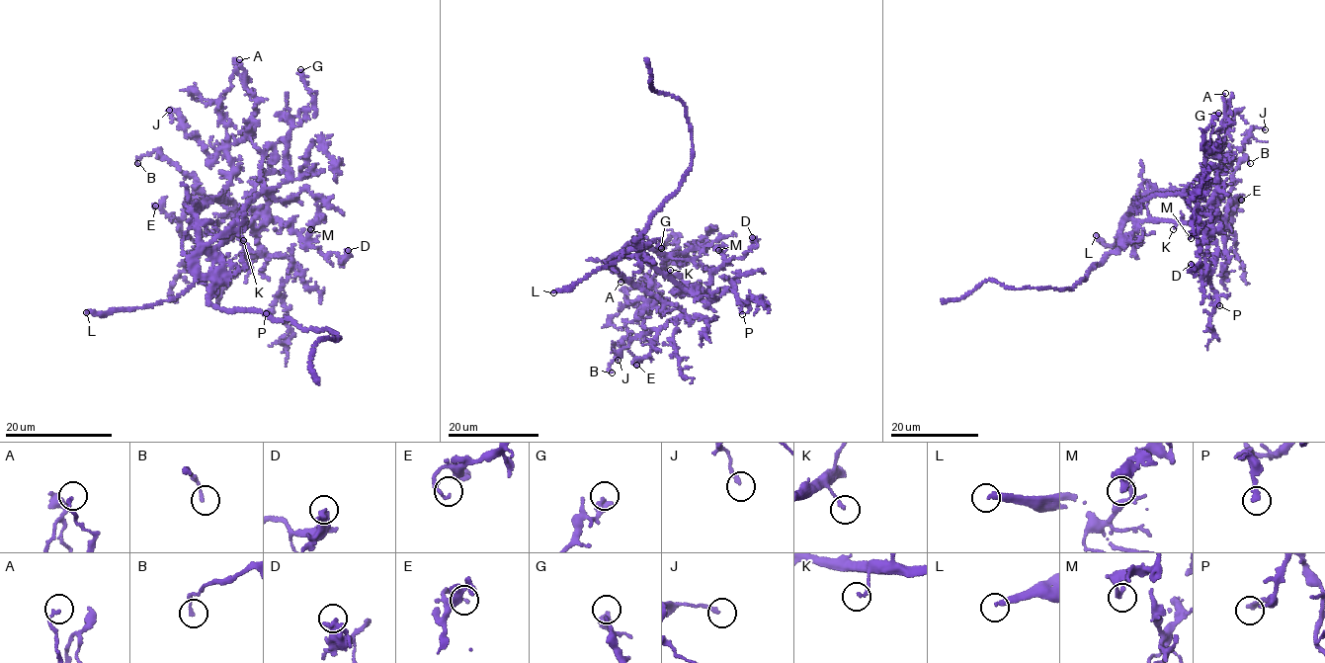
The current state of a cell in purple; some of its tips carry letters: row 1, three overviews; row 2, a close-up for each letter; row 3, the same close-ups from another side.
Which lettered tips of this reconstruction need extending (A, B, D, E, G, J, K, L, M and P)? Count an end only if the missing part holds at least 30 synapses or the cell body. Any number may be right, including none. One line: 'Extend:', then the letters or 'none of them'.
Extend: L

